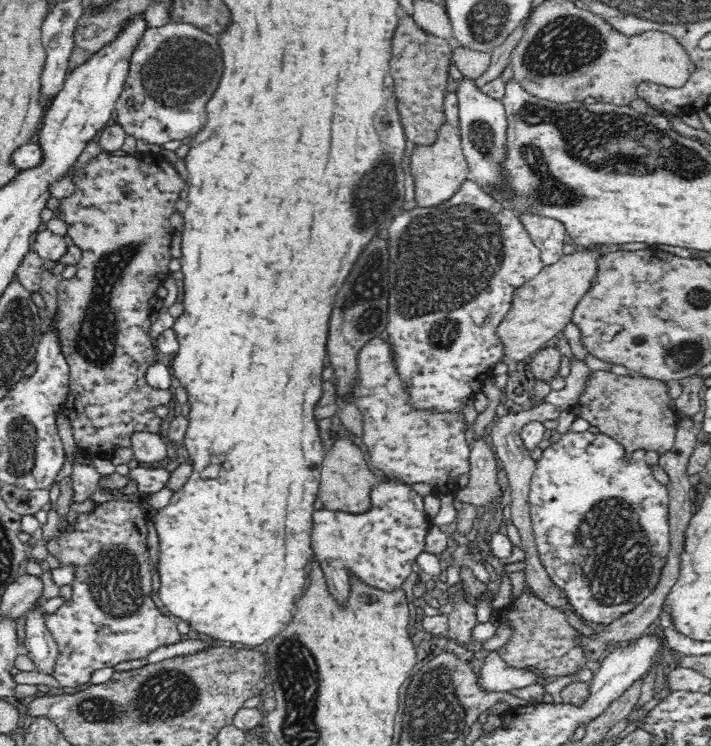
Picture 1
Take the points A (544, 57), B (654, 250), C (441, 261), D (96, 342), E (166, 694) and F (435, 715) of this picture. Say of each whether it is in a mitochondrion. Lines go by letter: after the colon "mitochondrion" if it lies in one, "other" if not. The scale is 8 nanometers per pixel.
A: mitochondrion
B: other
C: mitochondrion
D: mitochondrion
E: mitochondrion
F: mitochondrion

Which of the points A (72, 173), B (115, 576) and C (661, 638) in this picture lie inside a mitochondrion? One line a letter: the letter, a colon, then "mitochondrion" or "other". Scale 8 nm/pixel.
A: other
B: mitochondrion
C: other

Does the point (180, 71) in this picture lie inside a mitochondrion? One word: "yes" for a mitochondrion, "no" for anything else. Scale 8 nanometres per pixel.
yes

